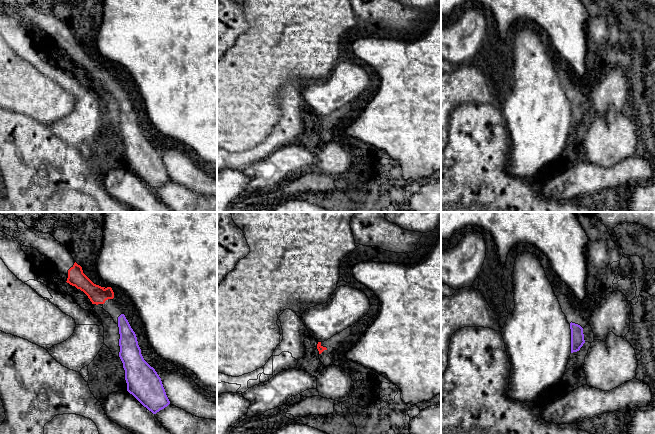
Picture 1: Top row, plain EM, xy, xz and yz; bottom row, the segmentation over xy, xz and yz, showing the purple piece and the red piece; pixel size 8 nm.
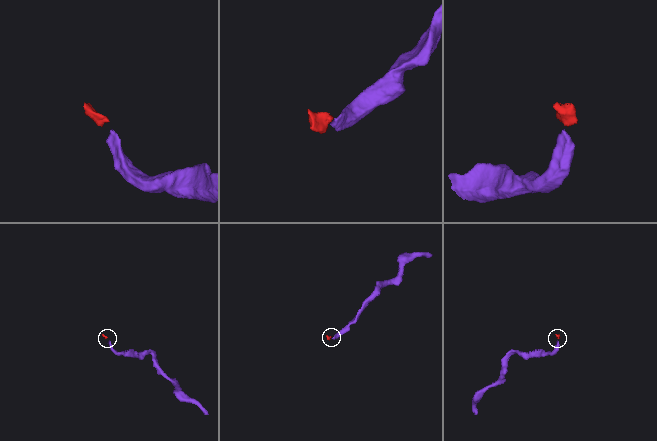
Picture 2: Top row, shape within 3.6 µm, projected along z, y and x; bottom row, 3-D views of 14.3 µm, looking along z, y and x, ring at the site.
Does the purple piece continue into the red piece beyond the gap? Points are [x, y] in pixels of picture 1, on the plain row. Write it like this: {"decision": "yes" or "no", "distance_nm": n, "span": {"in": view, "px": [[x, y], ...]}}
{"decision": "yes", "distance_nm": 150, "span": {"in": "xy", "px": [[121, 90], [112, 74]]}}

